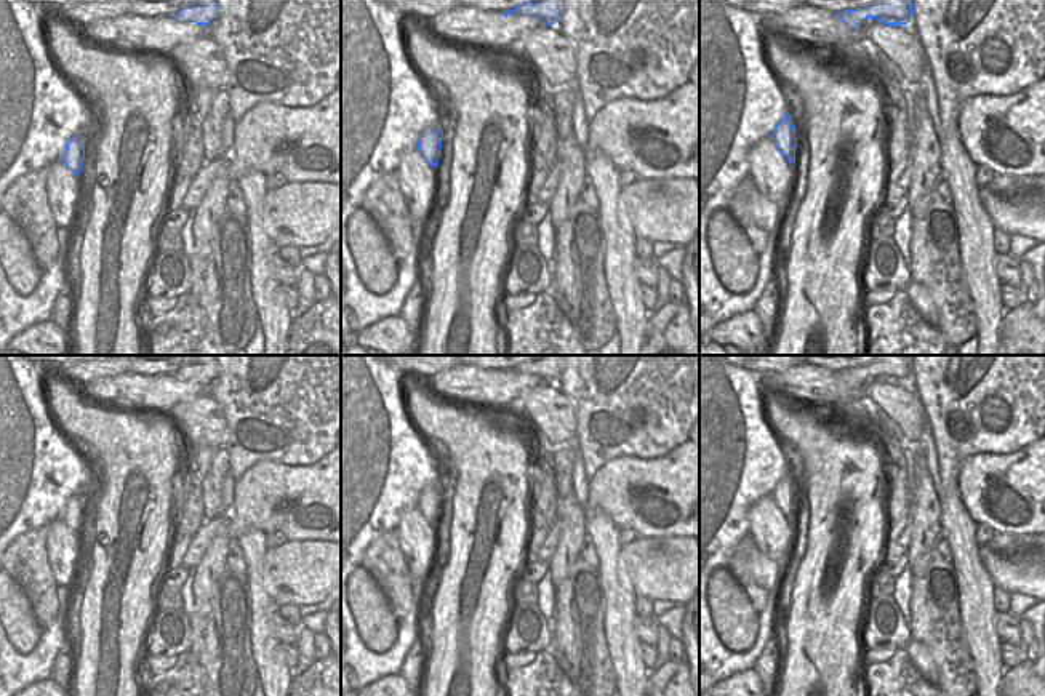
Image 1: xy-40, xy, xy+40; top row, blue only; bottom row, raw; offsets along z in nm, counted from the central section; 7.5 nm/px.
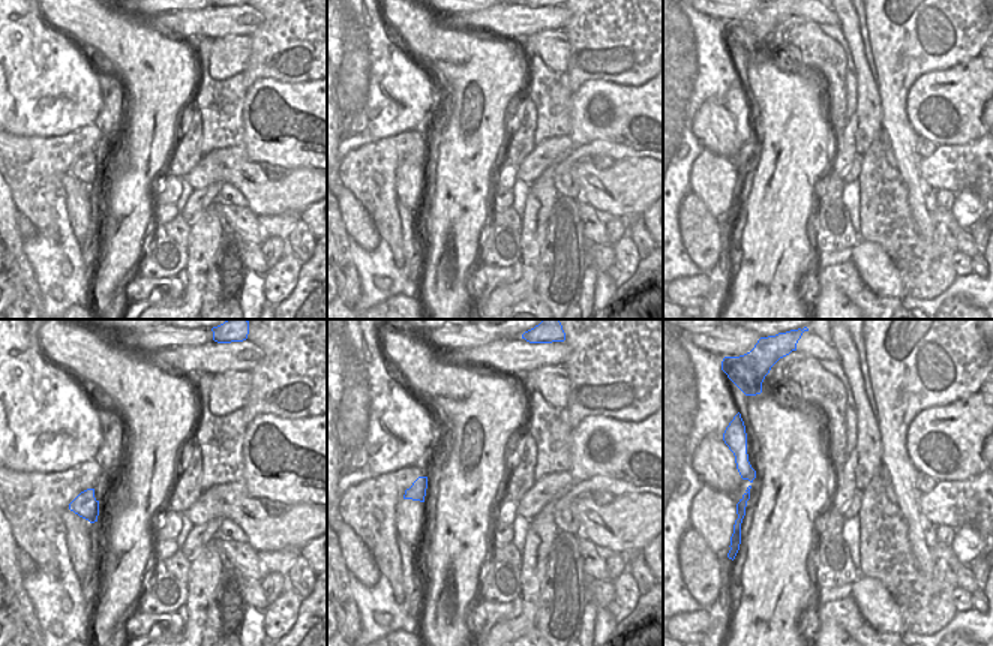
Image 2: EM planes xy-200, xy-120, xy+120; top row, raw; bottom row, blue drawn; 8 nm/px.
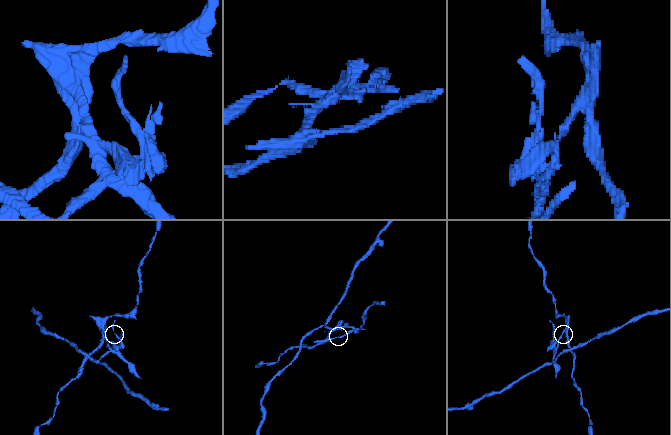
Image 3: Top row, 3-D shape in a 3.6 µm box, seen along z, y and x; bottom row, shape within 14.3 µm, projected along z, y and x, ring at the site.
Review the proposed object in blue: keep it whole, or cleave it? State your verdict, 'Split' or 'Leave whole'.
Split

